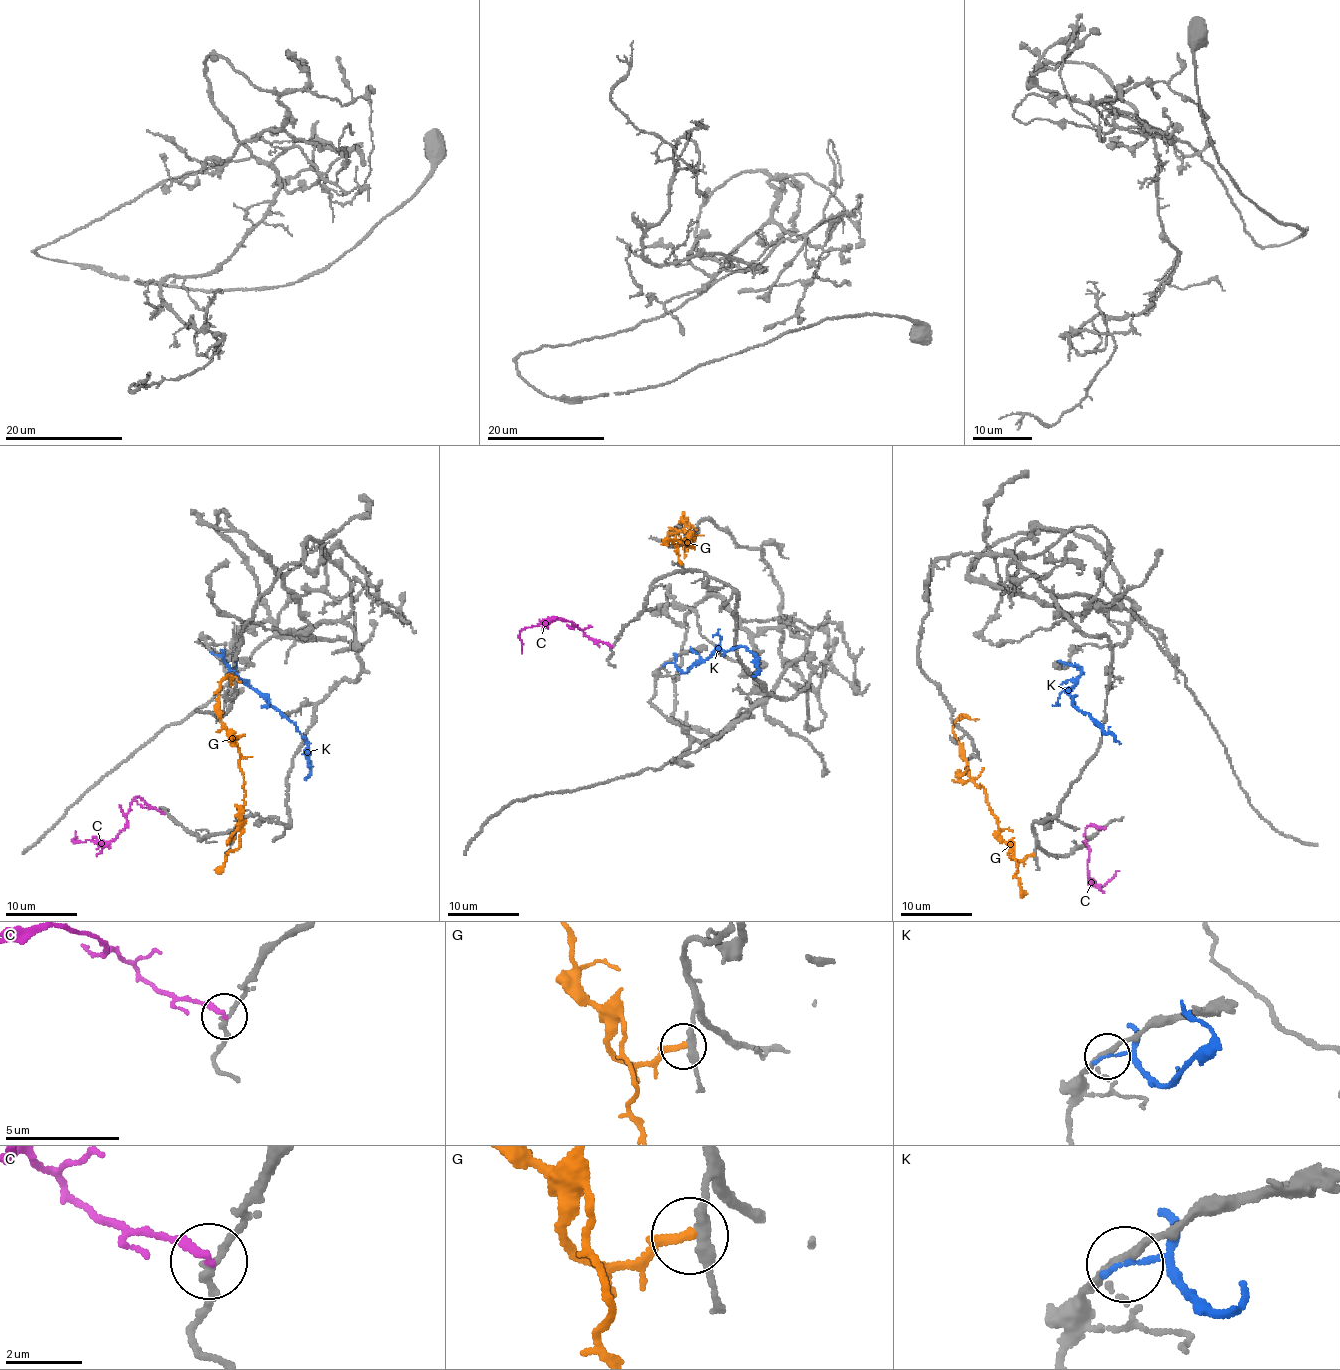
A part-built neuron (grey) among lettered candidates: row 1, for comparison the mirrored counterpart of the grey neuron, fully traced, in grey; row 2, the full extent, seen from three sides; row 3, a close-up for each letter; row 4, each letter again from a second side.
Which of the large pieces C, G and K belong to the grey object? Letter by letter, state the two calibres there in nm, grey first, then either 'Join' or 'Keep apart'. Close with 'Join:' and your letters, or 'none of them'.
C: Thickness 200 nm (grey) against 200 nm. Keep apart
G: Thickness 320 nm (grey) against 240 nm. Keep apart
K: Thickness 200 nm (grey) against 150 nm. Keep apart
Join: none of them

